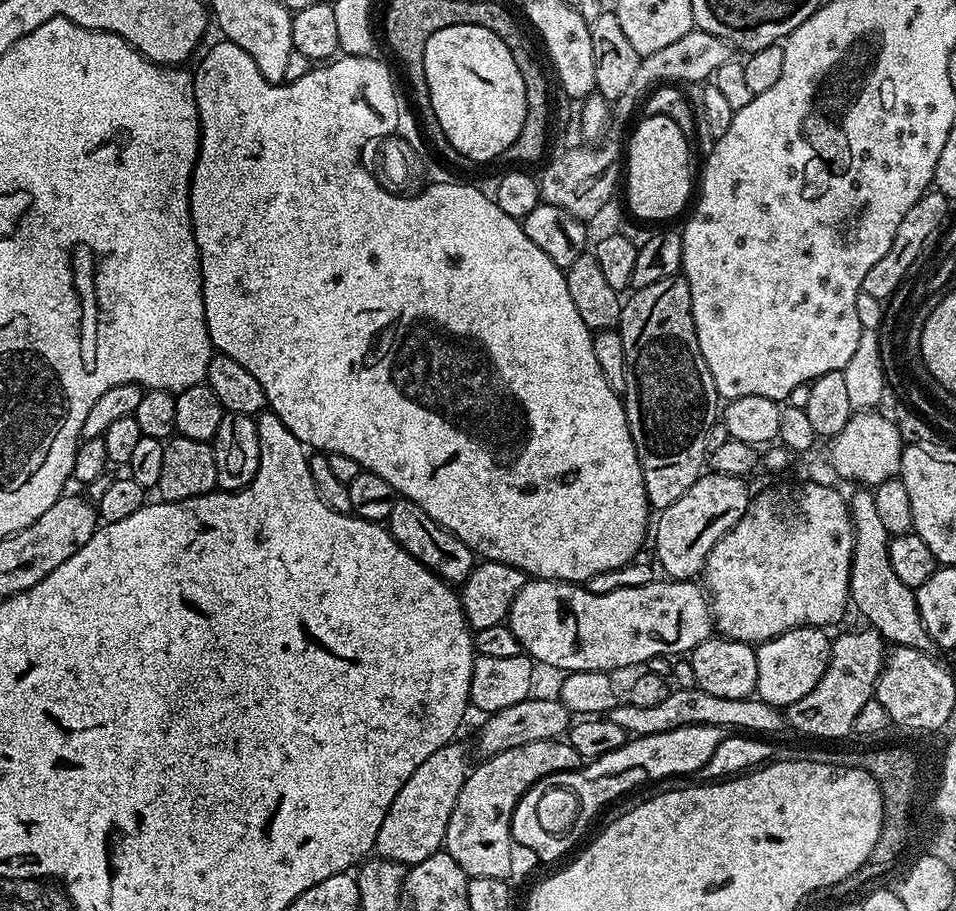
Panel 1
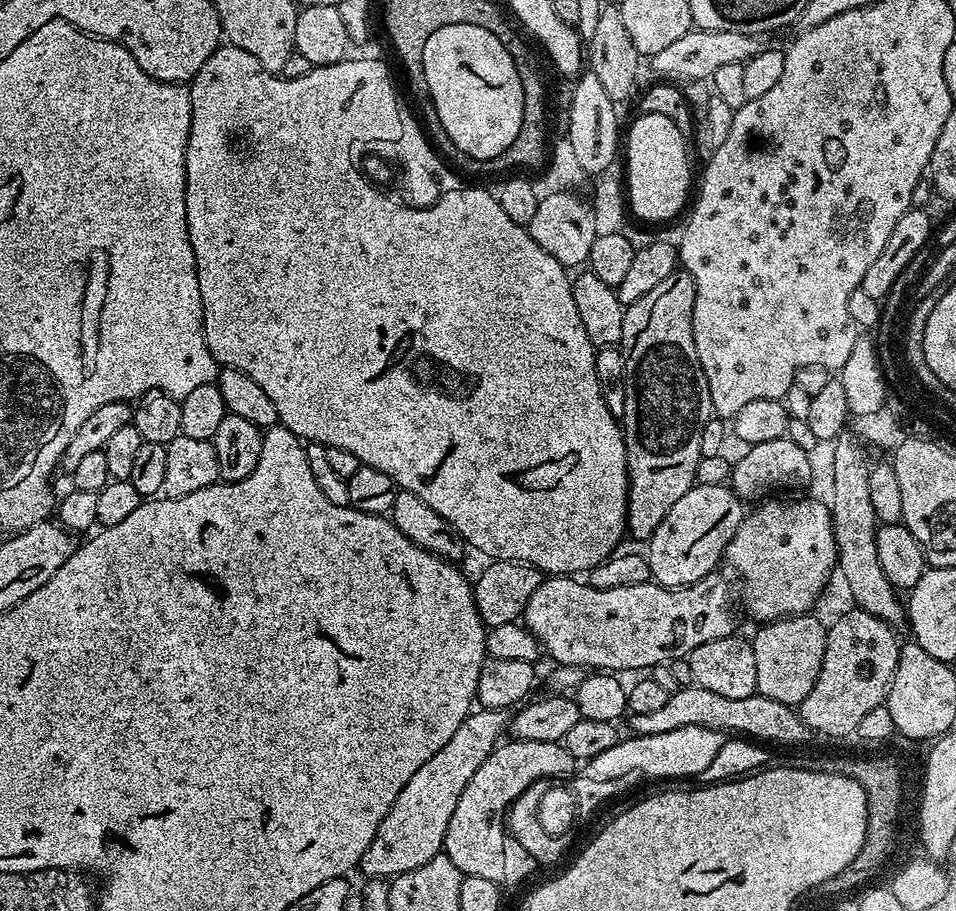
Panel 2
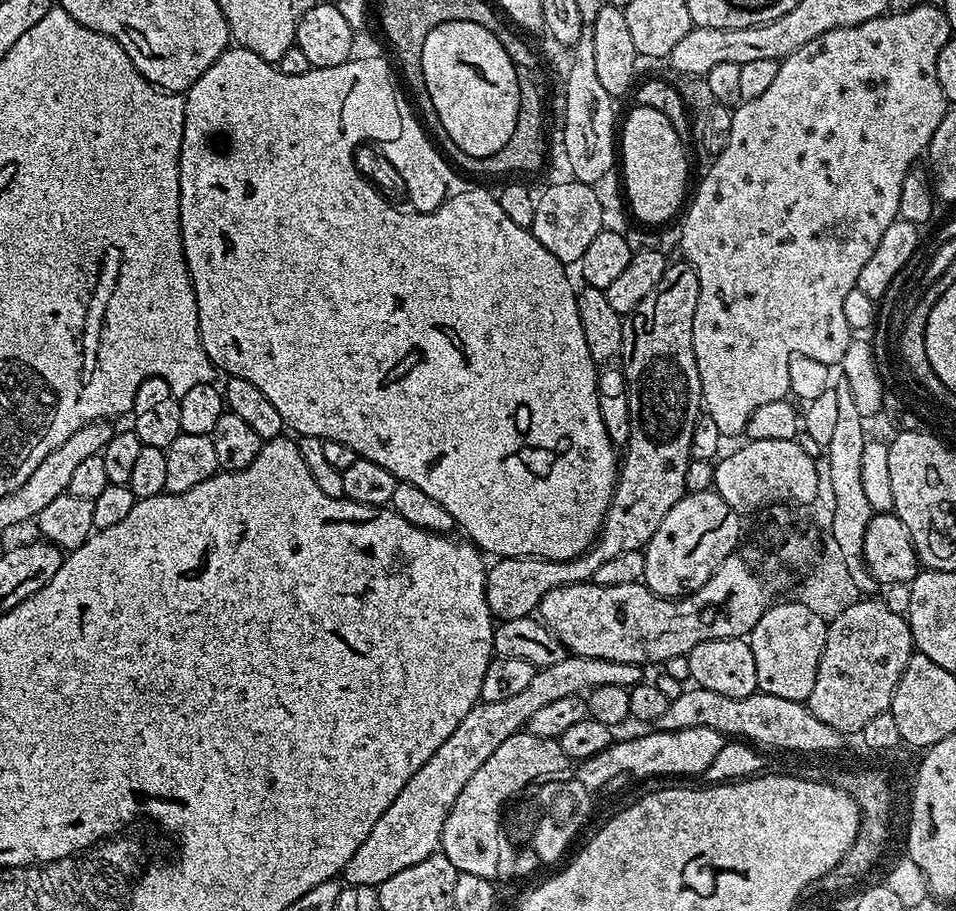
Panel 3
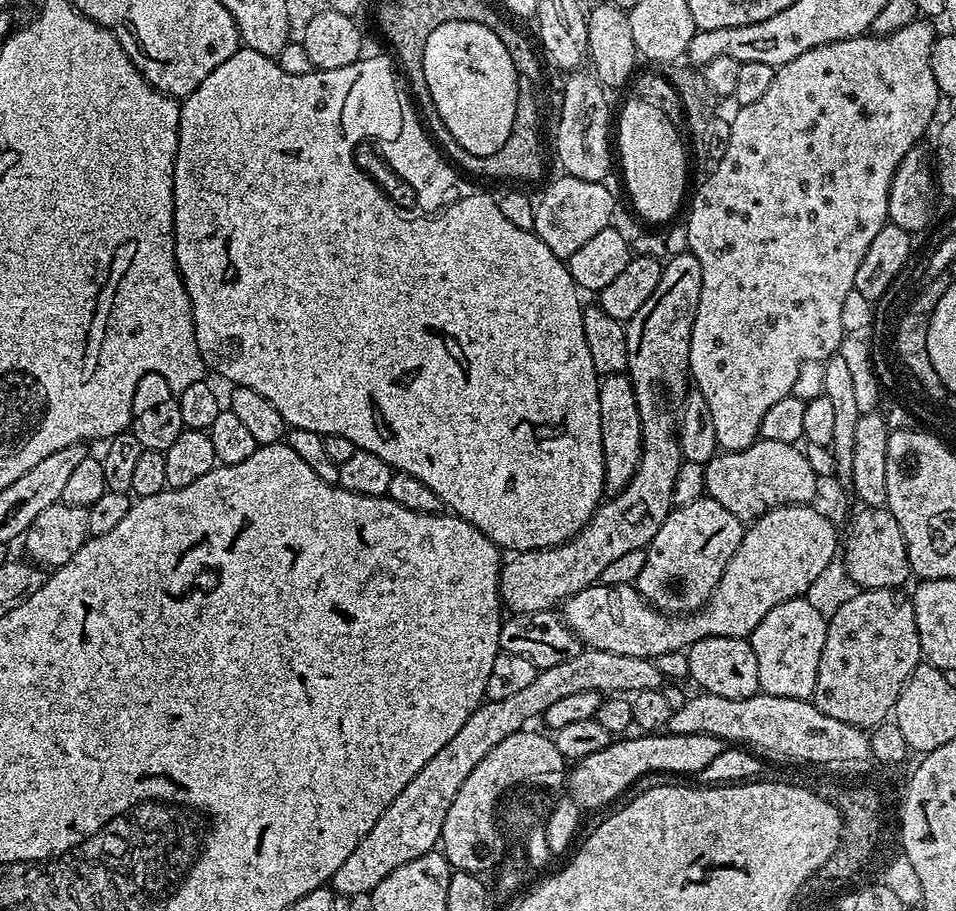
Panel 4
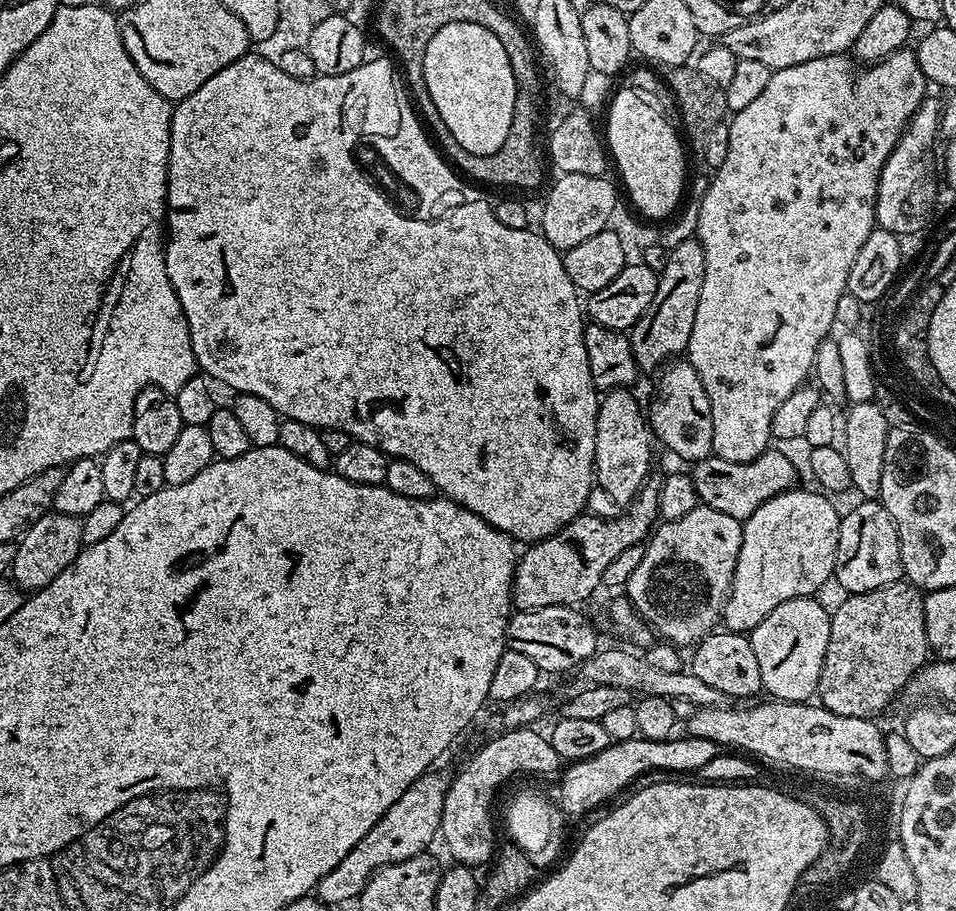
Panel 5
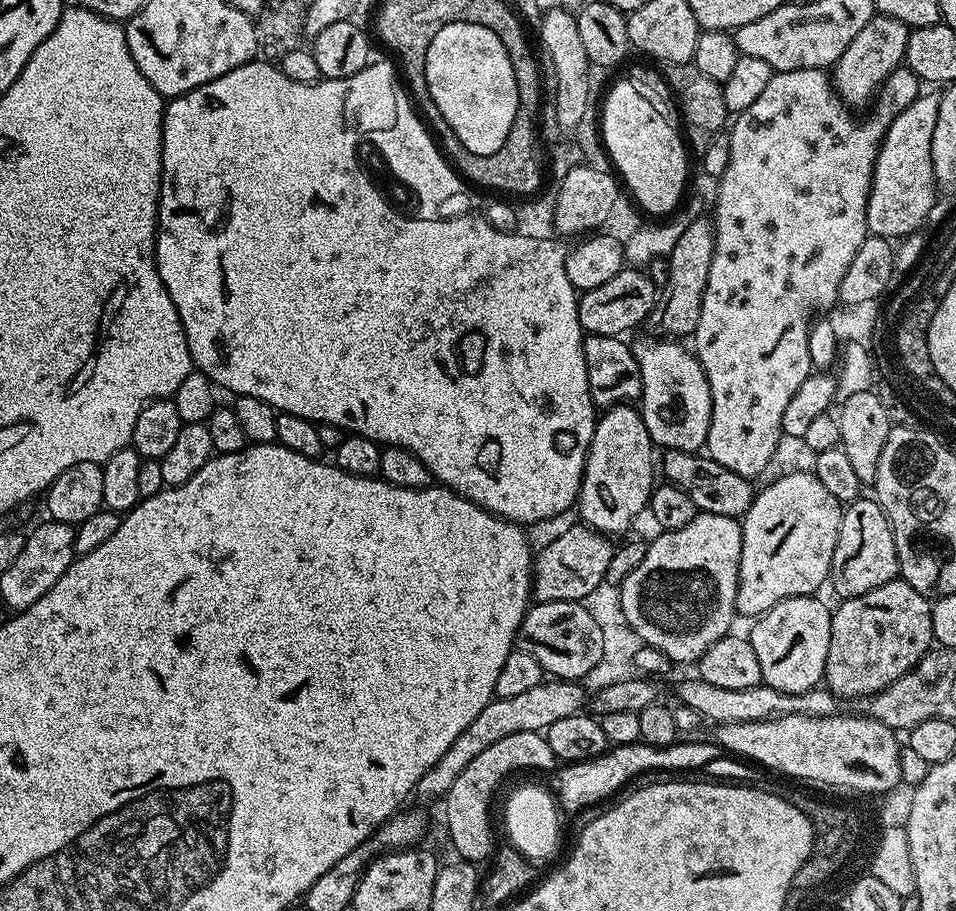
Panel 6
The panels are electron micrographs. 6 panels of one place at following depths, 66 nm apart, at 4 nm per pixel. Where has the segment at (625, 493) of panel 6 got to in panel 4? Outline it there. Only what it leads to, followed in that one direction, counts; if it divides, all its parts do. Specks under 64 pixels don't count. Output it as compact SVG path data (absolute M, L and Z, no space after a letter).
M623 372L599 377L598 410L602 418L602 458L604 459L604 491L621 492L634 478L642 458L642 424L634 398L632 379Z

